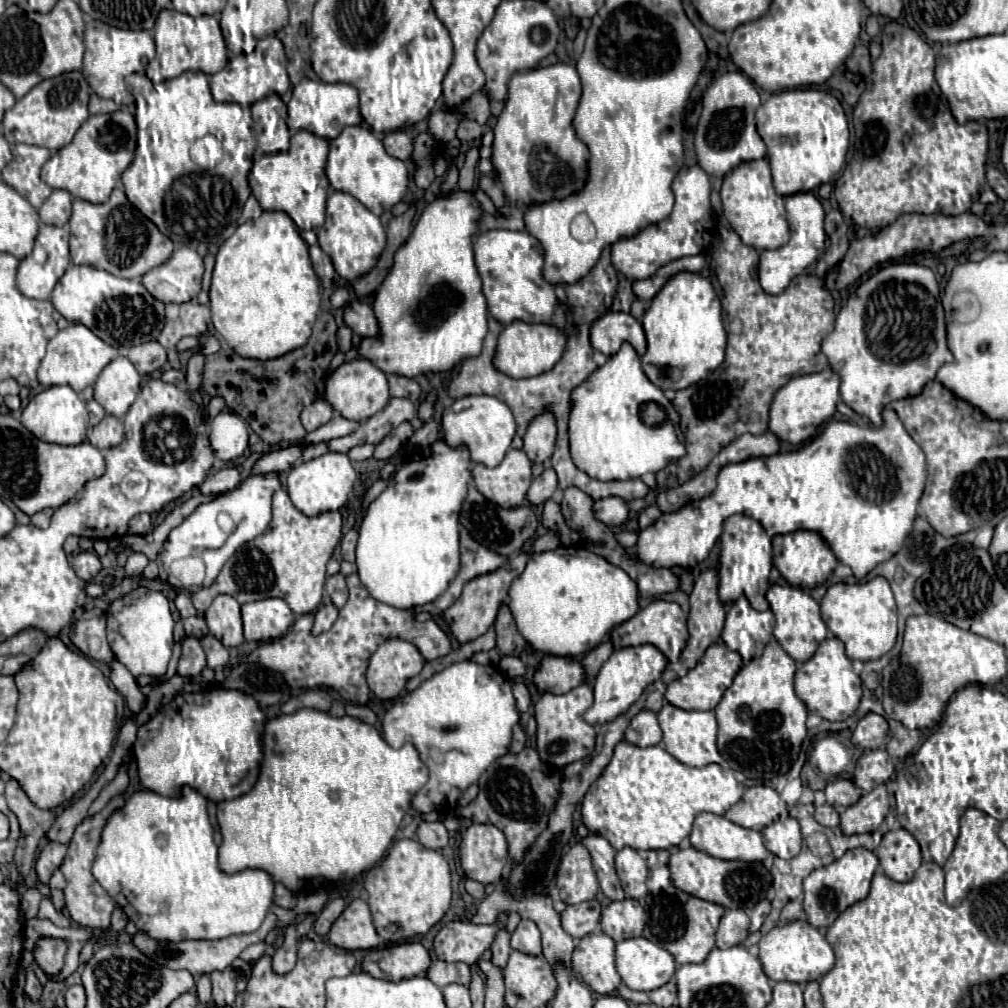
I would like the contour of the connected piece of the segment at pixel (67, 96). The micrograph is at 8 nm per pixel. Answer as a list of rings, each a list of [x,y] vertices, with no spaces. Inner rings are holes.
[[[67,72],[37,84],[3,116],[3,136],[9,144],[35,144],[49,150],[67,146],[79,126],[89,118],[89,84],[81,72]]]

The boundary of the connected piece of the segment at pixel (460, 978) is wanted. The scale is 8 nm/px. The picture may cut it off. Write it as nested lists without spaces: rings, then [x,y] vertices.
[[[435,960],[429,970],[427,970],[427,978],[437,984],[439,988],[447,986],[447,984],[463,984],[463,986],[469,986],[471,982],[471,972],[469,972],[469,966],[463,964],[463,962],[441,962],[441,960]]]

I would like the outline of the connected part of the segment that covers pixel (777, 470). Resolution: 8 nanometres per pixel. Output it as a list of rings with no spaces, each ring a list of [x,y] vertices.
[[[889,408],[883,410],[881,428],[857,426],[857,430],[853,430],[851,422],[831,420],[819,436],[805,442],[797,450],[781,452],[765,458],[749,458],[745,462],[723,466],[717,478],[717,488],[713,490],[711,496],[689,502],[677,512],[663,514],[655,524],[639,532],[635,550],[639,560],[645,562],[647,566],[693,568],[709,556],[711,548],[715,546],[715,542],[723,532],[725,518],[733,514],[745,514],[761,522],[761,526],[767,530],[769,536],[789,534],[795,530],[819,532],[825,538],[825,542],[831,546],[837,560],[851,566],[855,578],[865,578],[877,564],[897,554],[905,538],[913,530],[913,520],[917,516],[917,504],[923,494],[925,478],[927,478],[925,454],[917,446],[917,442],[913,442],[909,432],[903,428],[895,410]]]

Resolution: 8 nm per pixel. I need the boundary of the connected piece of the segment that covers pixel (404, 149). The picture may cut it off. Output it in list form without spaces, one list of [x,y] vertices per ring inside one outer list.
[[[401,130],[385,134],[383,146],[385,146],[387,154],[391,154],[393,158],[399,158],[399,160],[409,160],[409,156],[413,152],[413,140]]]

